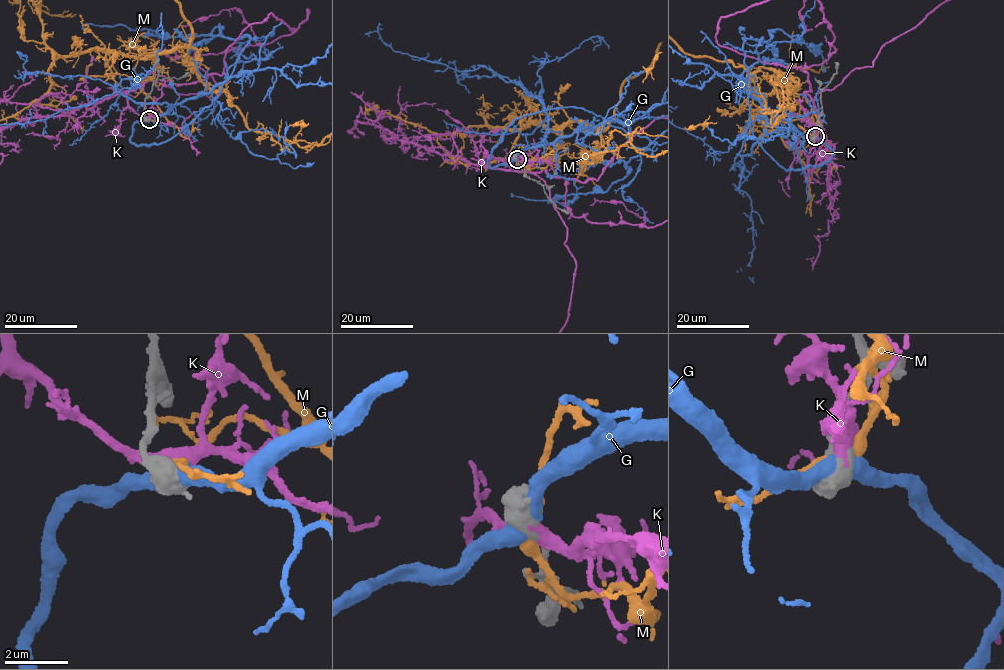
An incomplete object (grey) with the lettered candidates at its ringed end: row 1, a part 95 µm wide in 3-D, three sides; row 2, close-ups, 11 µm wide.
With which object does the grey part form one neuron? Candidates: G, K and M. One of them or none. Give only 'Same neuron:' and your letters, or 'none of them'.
Same neuron: K

